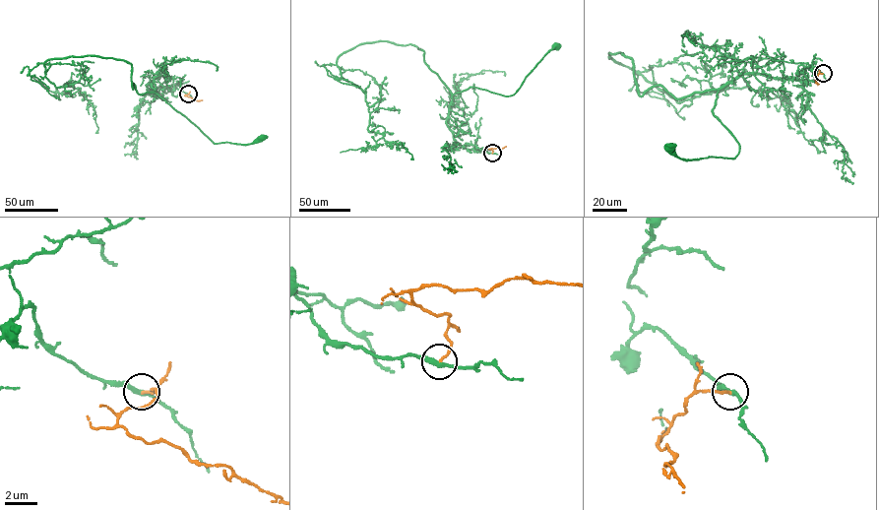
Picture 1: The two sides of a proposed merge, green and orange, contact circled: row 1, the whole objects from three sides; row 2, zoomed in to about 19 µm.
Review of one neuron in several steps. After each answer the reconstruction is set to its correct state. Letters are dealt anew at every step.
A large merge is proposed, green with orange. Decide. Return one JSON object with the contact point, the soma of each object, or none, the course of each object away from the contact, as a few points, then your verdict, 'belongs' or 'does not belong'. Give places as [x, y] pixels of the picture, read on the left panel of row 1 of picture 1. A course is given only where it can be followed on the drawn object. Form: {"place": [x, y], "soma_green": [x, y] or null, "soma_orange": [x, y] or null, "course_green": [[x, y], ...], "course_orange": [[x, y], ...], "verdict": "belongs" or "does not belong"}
{"place": [188, 94], "soma_green": [262, 137], "soma_orange": null, "course_green": [[188, 94], [173, 86], [153, 91], [147, 85], [150, 84], [215, 143], [248, 144], [262, 137]], "course_orange": [[188, 94], [187, 95], [202, 100]], "verdict": "does not belong"}

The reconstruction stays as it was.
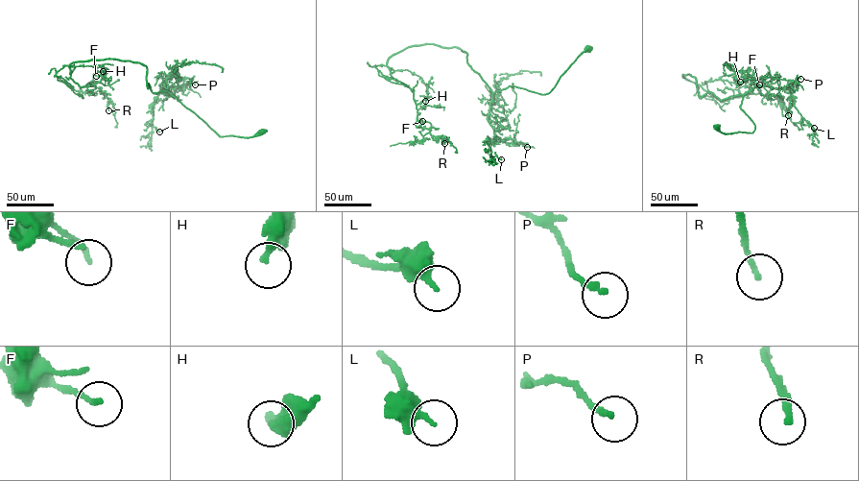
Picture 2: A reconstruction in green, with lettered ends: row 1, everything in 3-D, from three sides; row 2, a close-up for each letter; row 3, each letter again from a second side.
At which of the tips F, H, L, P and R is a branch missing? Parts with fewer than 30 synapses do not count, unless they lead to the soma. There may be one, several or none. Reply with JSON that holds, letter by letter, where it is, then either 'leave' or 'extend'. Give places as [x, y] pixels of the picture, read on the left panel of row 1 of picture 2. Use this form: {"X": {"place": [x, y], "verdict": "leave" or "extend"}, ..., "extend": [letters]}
{"F": {"place": [96, 76], "verdict": "leave"}, "H": {"place": [103, 71], "verdict": "leave"}, "L": {"place": [159, 132], "verdict": "leave"}, "P": {"place": [195, 84], "verdict": "leave"}, "R": {"place": [108, 110], "verdict": "extend"}, "extend": ["R"]}

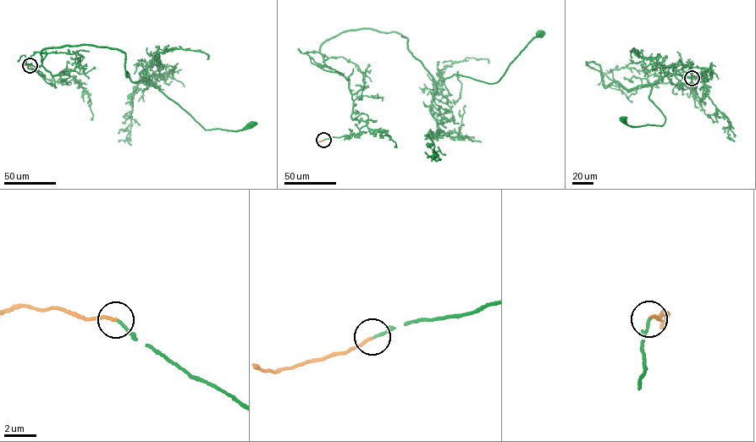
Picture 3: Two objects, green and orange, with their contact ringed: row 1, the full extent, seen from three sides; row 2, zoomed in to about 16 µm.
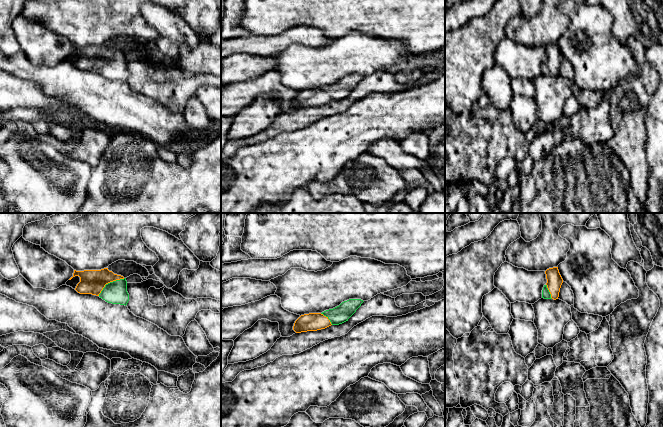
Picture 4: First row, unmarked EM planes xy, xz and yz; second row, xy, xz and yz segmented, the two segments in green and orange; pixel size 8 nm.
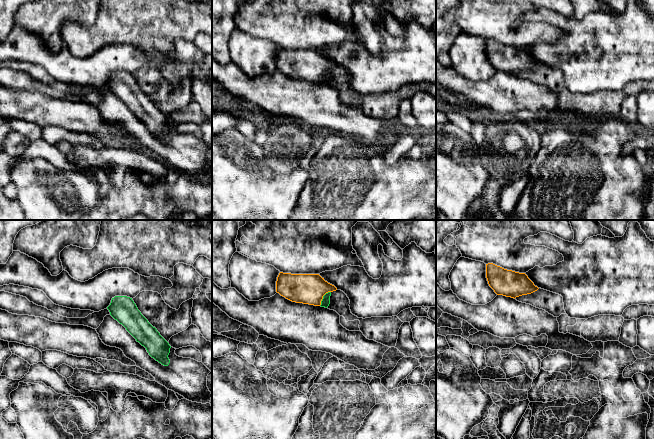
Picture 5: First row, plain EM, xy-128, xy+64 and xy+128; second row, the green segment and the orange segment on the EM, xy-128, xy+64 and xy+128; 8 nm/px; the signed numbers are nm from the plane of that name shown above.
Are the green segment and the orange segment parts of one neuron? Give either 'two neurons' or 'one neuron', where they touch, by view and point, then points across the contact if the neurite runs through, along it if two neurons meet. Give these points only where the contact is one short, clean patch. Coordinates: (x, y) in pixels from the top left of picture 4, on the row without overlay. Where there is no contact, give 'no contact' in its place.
one neuron; contact xy (110, 58); way xy (115, 68), (110, 58), (92, 58)

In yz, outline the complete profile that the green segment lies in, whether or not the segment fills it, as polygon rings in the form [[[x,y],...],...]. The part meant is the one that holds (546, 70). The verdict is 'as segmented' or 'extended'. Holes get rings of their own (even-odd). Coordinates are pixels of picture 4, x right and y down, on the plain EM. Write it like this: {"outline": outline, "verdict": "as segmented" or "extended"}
{"outline": [[[558,43],[549,44],[545,47],[547,59],[542,66],[542,74],[558,75],[563,55],[559,49]]], "verdict": "extended"}

